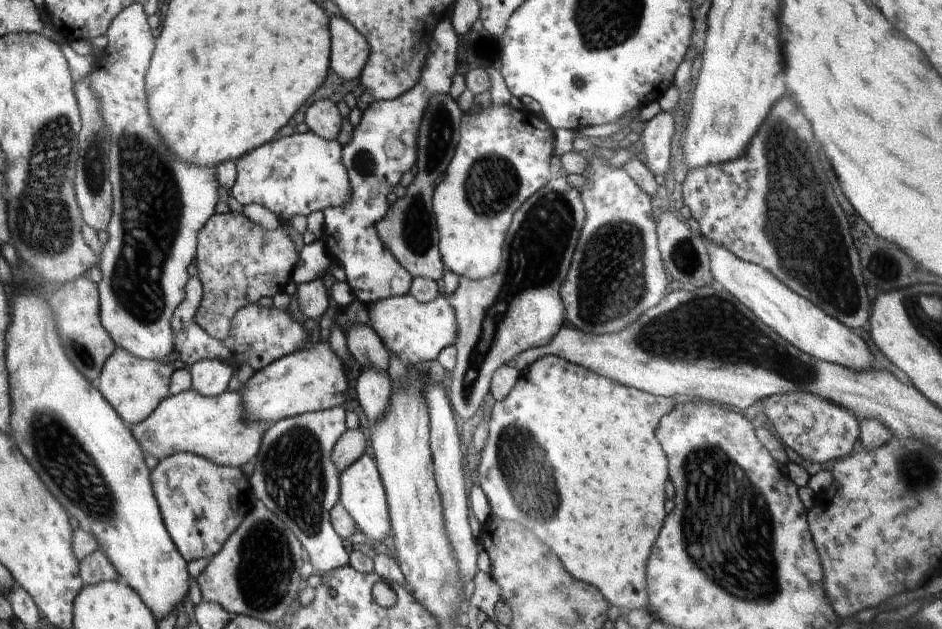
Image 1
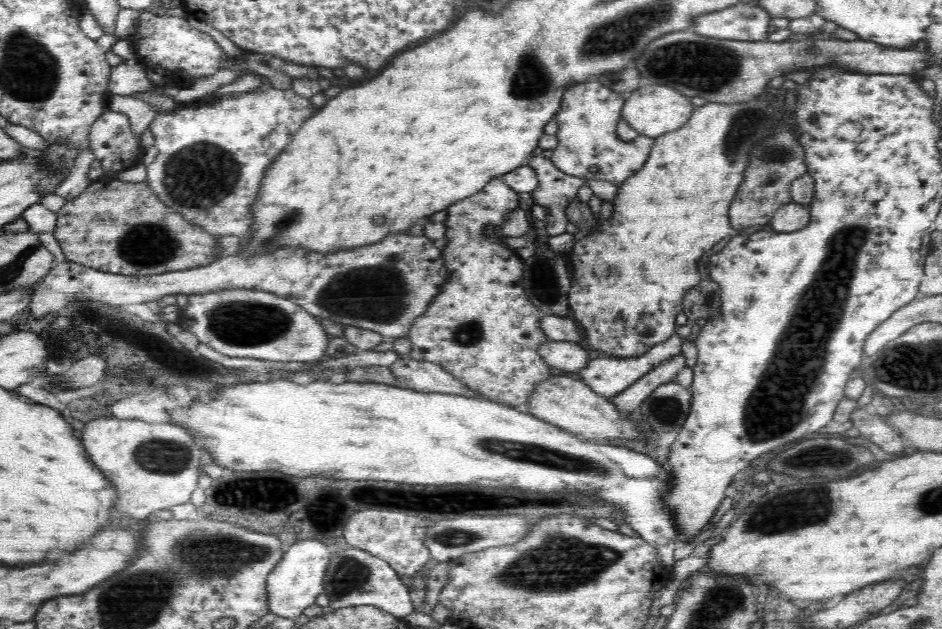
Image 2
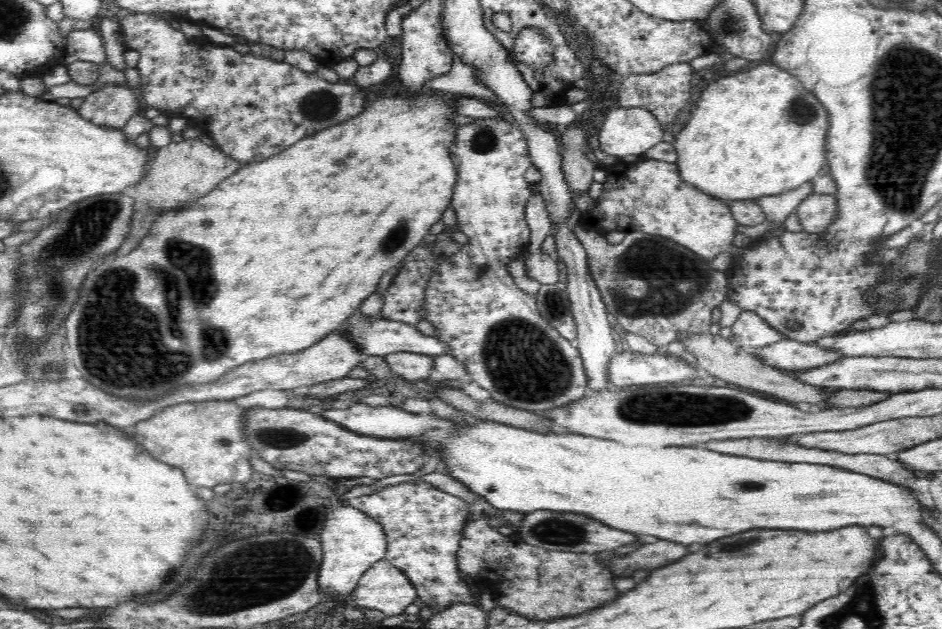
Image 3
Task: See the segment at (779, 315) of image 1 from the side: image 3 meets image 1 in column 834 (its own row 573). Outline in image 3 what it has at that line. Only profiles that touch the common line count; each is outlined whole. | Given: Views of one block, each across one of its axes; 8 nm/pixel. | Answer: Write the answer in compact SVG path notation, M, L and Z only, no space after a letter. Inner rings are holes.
M339 506L326 516L326 526L320 532L323 562L319 571L318 583L321 592L328 597L351 595L359 579L376 562L386 559L388 541L386 531L376 519L362 511L346 506Z

